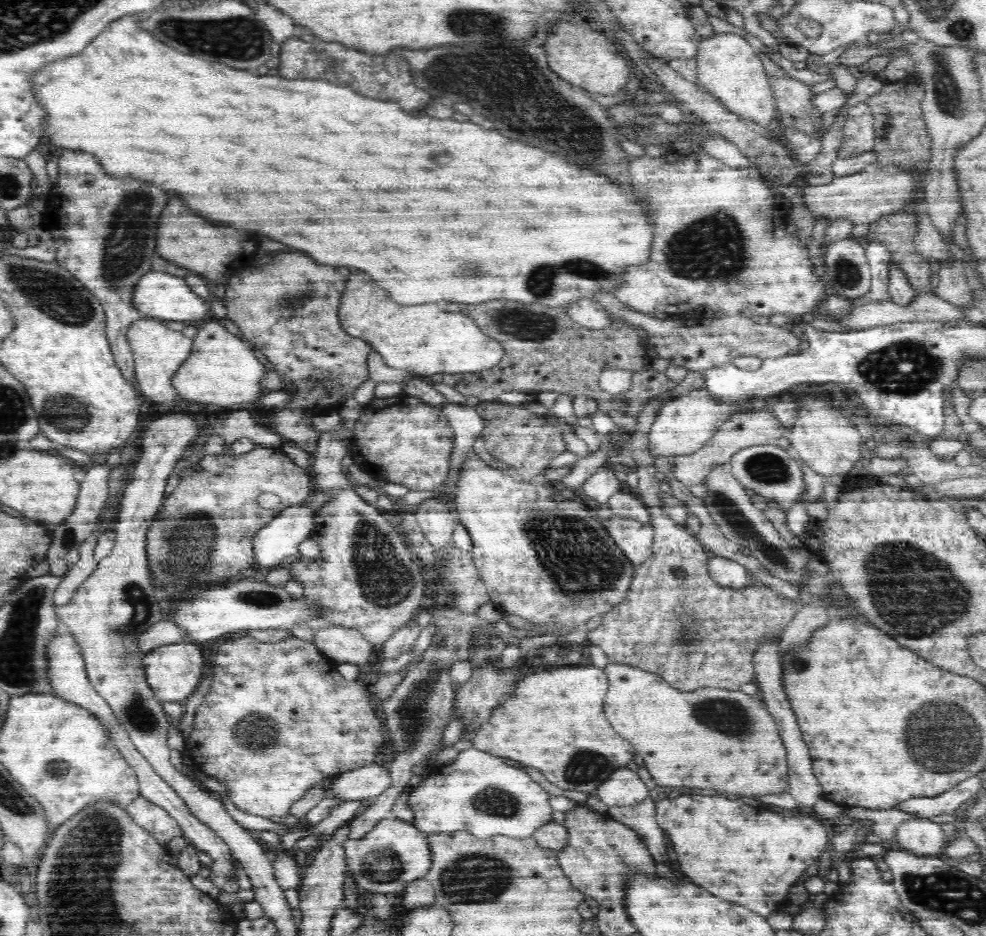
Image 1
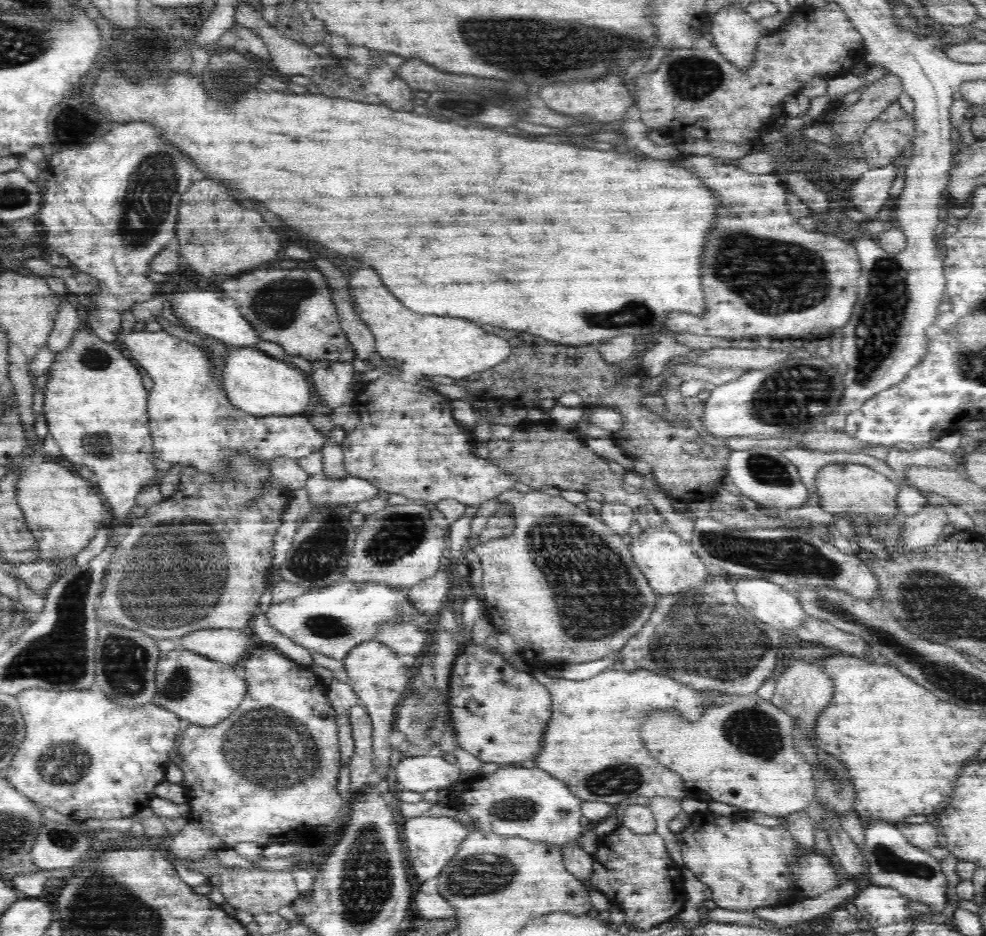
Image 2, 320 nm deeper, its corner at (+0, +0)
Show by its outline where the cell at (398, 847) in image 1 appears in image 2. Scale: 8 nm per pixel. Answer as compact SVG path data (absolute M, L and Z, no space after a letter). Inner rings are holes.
M426 814L408 818L408 822L404 824L404 844L406 844L408 860L412 864L416 878L422 882L426 882L430 878L436 879L452 860L454 852L458 852L458 846L462 844L463 838L470 833L466 824L462 824L461 821L452 817L432 817Z

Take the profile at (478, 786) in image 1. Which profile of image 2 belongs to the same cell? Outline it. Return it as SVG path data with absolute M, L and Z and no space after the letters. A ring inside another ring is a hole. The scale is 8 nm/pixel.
M502 765L496 774L492 774L492 776L488 776L488 778L484 778L484 780L468 782L468 784L462 784L462 786L460 786L460 810L468 812L468 814L476 820L474 826L467 826L467 830L470 830L470 832L482 831L486 833L488 831L492 831L492 833L500 835L502 838L522 838L530 842L552 843L561 846L566 844L566 842L571 842L572 840L578 841L584 831L582 825L580 825L580 818L582 818L582 804L583 801L574 796L573 792L568 789L566 784L538 767L526 768L518 765Z

